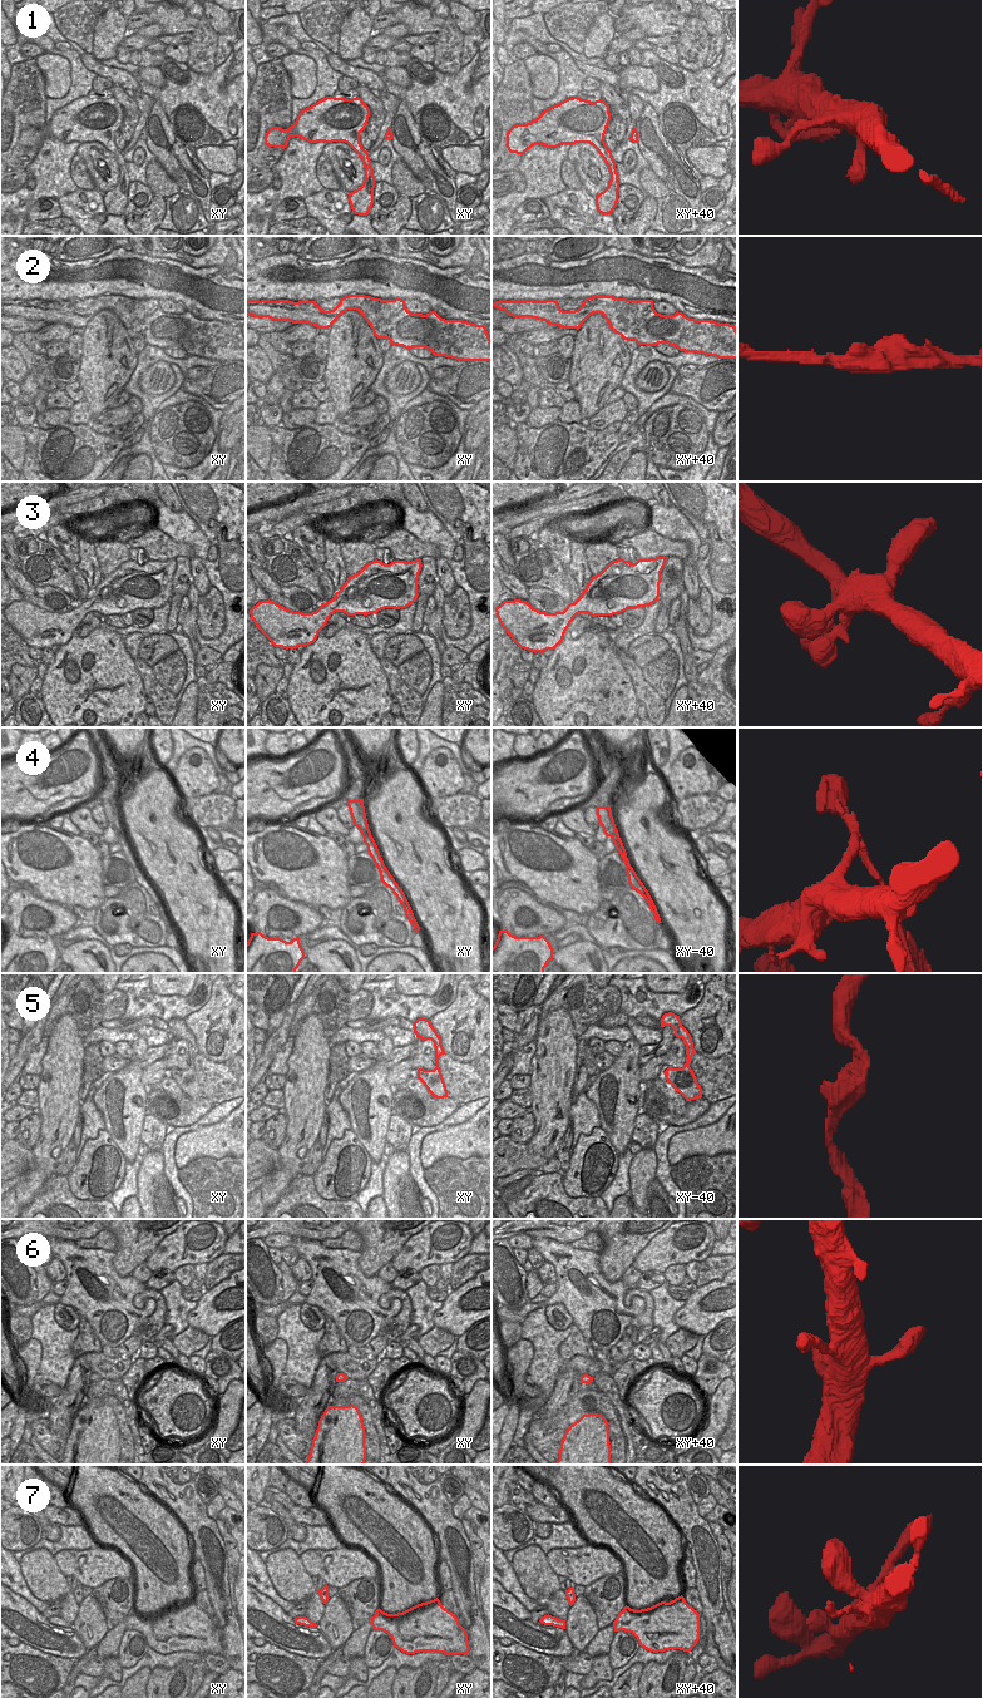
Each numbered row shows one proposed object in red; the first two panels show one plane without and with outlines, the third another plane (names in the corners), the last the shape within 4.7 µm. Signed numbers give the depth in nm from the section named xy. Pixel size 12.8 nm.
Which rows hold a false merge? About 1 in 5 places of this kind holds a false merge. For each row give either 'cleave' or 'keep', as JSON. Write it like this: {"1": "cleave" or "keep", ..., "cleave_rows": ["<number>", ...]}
{"1": "keep", "2": "keep", "3": "keep", "4": "cleave", "5": "keep", "6": "keep", "7": "keep", "cleave_rows": ["4"]}

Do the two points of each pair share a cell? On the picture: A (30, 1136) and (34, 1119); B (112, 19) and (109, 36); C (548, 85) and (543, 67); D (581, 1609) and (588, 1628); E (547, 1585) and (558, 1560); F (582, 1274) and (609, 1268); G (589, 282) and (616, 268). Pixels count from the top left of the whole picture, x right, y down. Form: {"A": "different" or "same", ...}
{"A": "same", "B": "same", "C": "same", "D": "same", "E": "different", "F": "different", "G": "same"}

